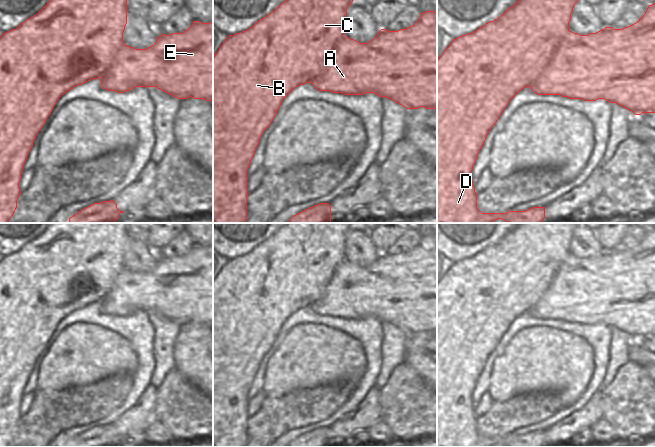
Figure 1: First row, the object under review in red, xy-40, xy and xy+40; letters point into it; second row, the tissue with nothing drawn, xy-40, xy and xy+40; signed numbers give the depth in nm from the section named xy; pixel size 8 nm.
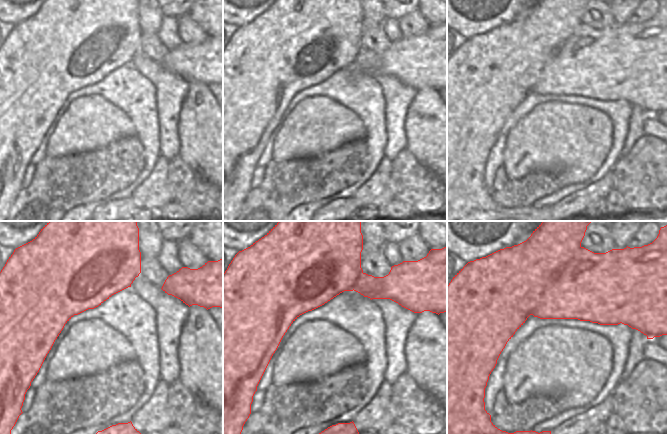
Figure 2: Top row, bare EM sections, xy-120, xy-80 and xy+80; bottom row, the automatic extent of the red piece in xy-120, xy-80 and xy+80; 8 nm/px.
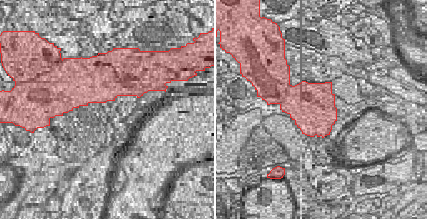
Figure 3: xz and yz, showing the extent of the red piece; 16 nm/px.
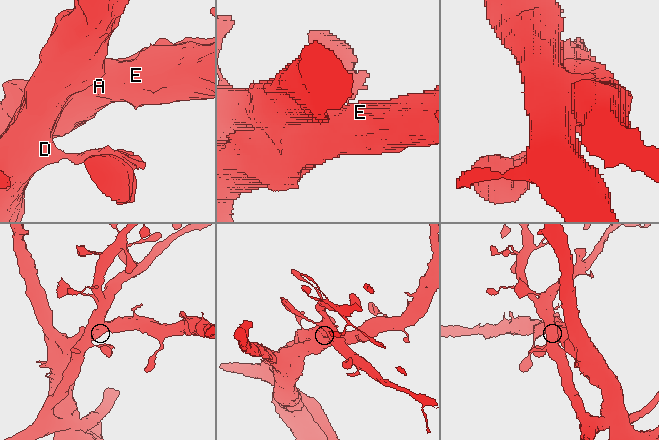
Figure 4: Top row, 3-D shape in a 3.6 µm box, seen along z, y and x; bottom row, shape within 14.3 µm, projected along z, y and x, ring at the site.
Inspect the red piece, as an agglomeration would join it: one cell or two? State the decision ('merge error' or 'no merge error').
merge error

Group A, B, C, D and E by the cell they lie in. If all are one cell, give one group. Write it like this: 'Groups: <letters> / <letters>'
Groups: A E / B C D.

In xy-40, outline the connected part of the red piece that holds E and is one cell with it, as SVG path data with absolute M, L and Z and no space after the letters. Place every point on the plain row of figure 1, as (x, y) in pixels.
M213 245L193 248L182 257L162 258L154 269L146 273L136 273L124 269L119 273L109 294L101 301L101 310L108 315L124 317L136 311L156 311L178 323L213 324Z

